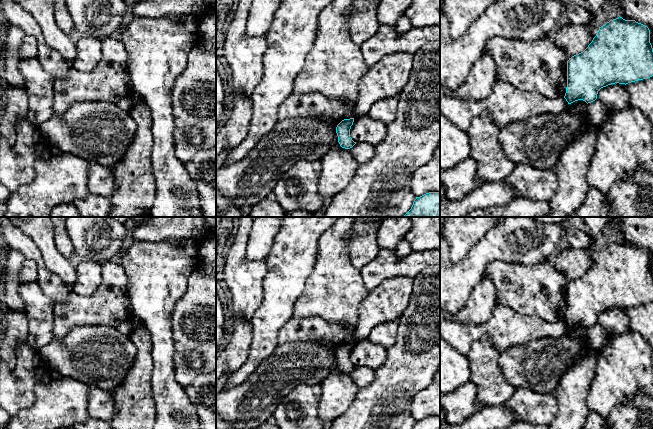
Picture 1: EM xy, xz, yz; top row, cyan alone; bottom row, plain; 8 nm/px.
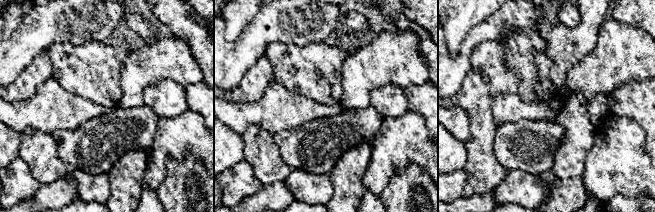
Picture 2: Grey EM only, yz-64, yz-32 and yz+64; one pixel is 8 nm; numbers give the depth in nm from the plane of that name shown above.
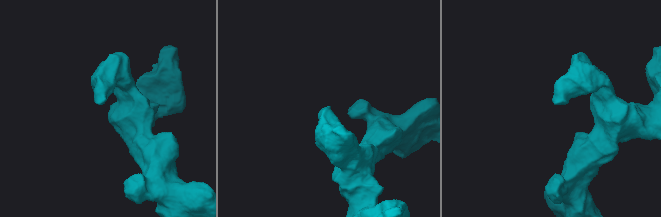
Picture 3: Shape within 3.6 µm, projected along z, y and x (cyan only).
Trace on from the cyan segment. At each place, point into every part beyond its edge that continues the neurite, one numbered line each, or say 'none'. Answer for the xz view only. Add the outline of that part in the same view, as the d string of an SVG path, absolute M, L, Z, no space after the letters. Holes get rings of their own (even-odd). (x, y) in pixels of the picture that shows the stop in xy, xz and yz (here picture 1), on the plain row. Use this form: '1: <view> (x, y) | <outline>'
none

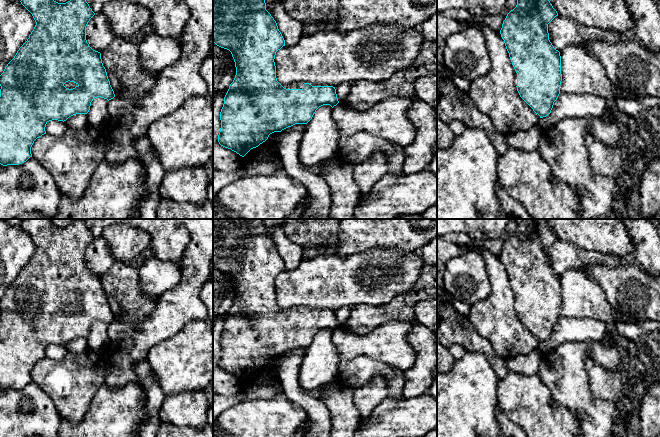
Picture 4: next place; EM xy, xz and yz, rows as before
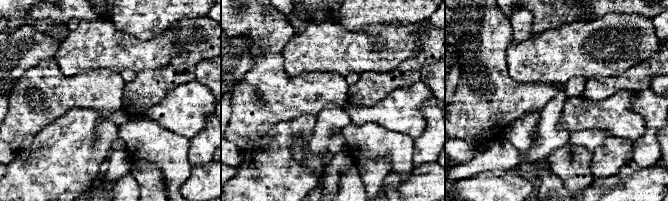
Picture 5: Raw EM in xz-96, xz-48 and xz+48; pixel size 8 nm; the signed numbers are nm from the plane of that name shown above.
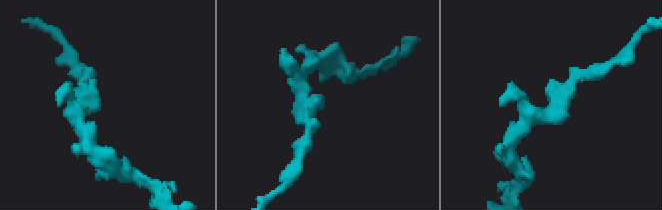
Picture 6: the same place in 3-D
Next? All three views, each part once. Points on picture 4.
1: xz (298, 309) | M304 306L291 308L291 309L282 309L286 313L302 313Z

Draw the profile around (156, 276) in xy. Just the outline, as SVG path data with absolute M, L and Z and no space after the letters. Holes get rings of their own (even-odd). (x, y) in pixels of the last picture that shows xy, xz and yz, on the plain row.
M154 256L142 263L139 277L143 294L159 298L178 285L182 277L182 269L175 262L162 261Z

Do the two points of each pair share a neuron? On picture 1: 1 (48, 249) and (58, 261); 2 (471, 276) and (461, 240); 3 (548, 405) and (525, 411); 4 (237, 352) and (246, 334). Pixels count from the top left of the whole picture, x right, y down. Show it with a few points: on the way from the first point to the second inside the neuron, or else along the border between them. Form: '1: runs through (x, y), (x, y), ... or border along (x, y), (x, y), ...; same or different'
1: runs through (49, 252), (55, 258); same
2: border along (481, 238), (460, 261), (453, 263), (450, 260); different
3: runs through (542, 408), (531, 408); same
4: runs through (237, 348), (242, 338); same

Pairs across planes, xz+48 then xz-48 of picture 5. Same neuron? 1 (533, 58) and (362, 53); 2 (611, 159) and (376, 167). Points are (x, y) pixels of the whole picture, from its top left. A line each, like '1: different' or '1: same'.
1: same
2: same

